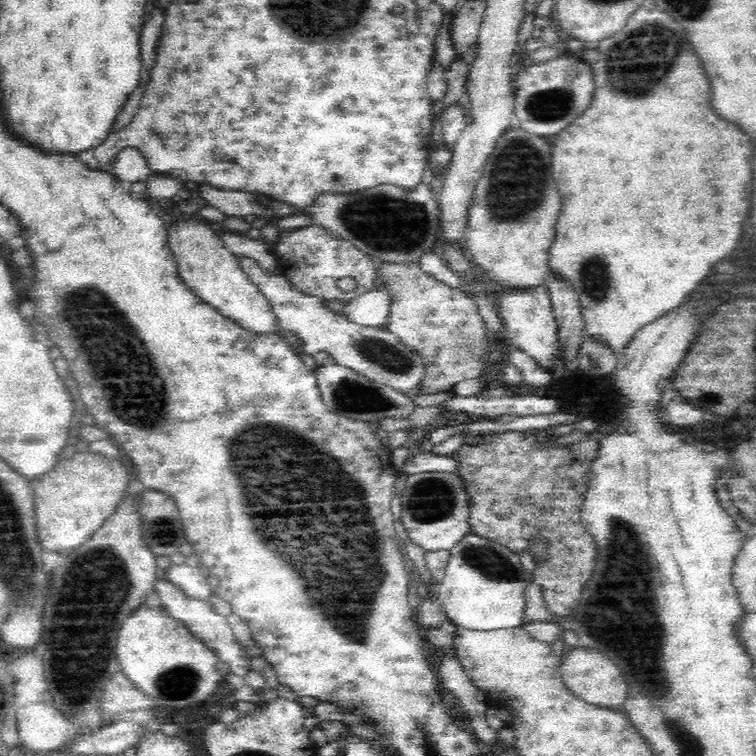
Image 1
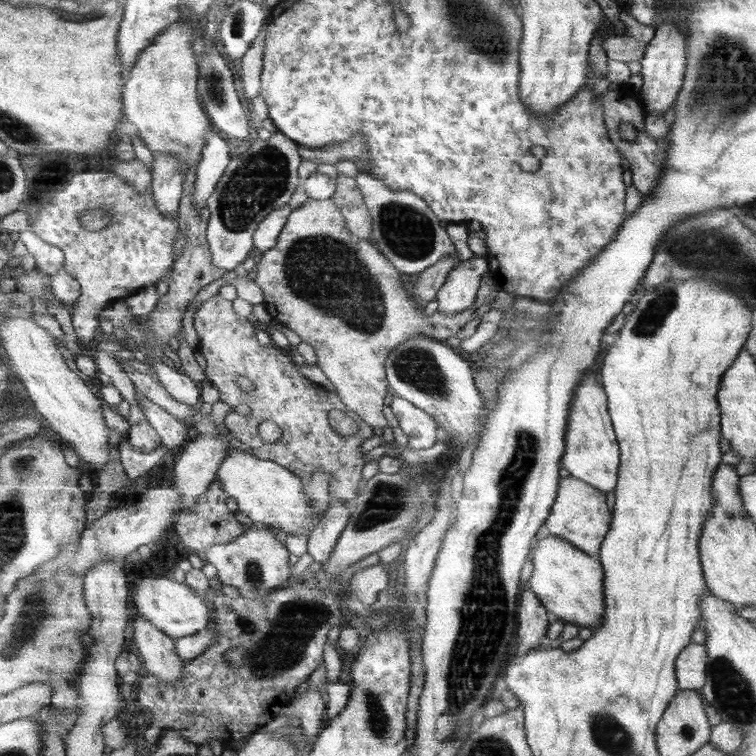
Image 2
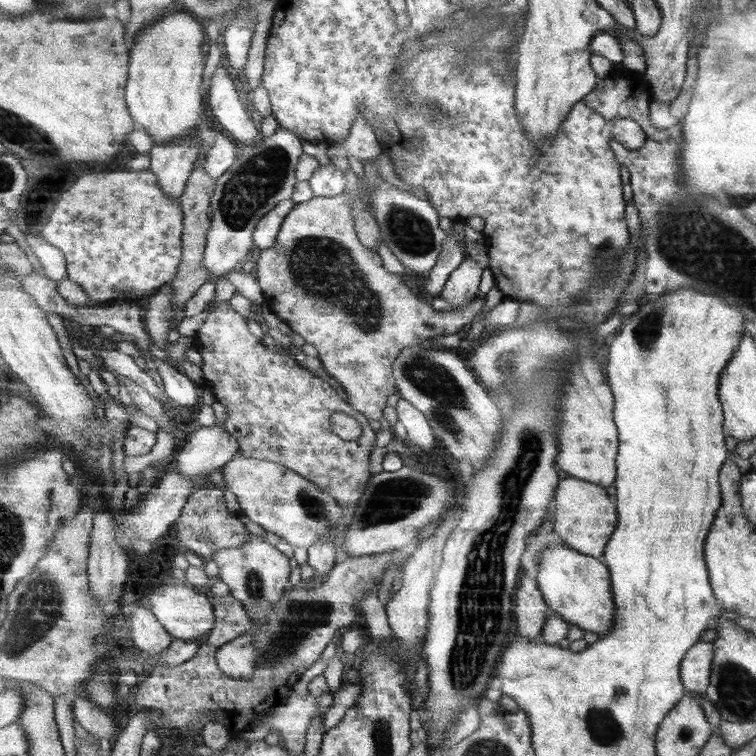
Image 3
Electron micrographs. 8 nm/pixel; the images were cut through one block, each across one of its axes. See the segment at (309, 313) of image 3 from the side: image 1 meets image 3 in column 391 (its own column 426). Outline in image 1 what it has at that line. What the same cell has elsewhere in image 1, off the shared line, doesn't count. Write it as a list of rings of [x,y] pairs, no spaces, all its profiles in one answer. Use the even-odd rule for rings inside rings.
[[[373,260],[373,266],[376,266],[376,280],[373,282],[390,297],[390,314],[383,328],[420,355],[424,376],[420,384],[416,384],[416,393],[452,392],[458,382],[478,378],[484,372],[489,346],[488,329],[466,289],[452,288],[438,281],[424,272],[418,263]]]

